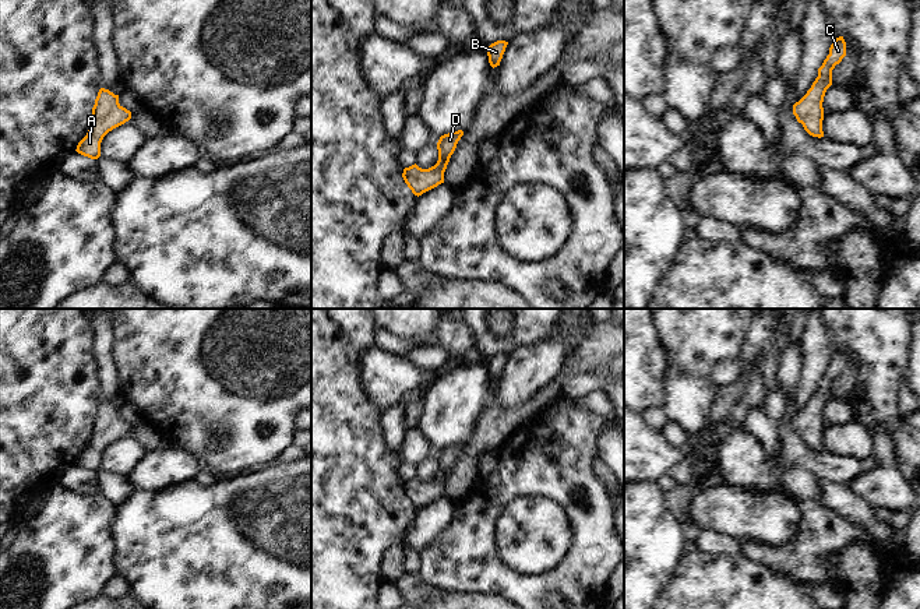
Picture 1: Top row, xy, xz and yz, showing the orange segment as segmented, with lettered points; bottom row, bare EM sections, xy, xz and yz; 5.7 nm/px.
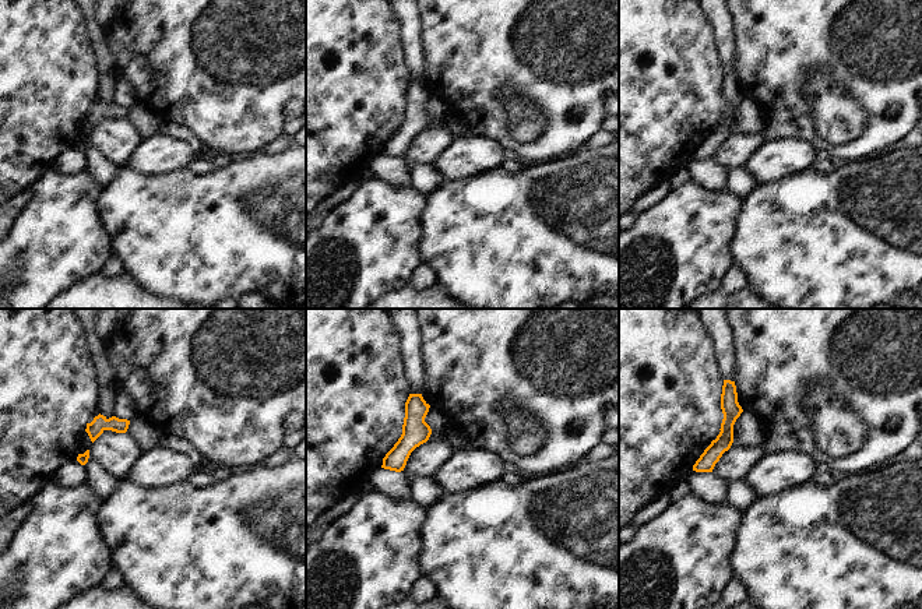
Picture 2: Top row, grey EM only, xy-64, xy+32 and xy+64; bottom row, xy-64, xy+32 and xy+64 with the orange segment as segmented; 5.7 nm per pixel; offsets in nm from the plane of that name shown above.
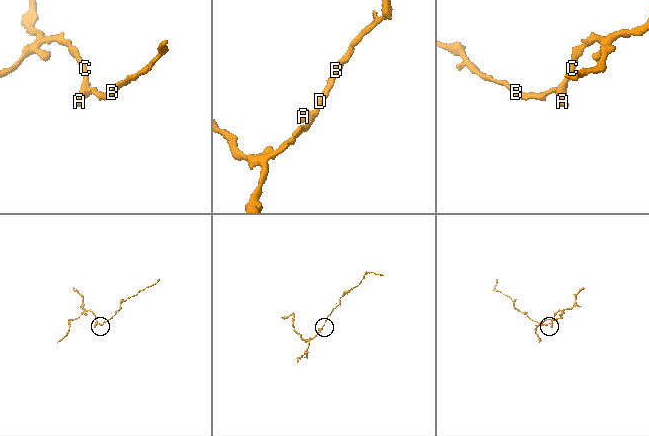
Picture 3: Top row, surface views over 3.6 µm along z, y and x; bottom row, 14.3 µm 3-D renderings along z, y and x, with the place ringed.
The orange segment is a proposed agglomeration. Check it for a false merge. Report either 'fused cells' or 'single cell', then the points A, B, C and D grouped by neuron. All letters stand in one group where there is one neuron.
single cell; groups A B C D

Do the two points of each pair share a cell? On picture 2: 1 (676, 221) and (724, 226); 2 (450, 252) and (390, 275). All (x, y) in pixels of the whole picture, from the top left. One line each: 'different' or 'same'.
1: same
2: different

